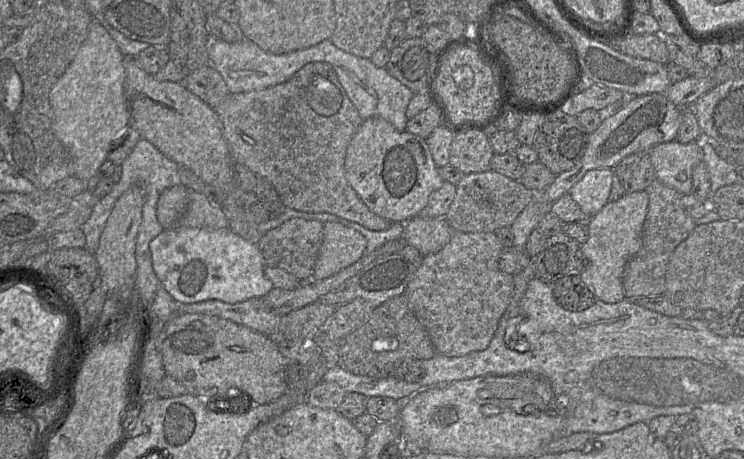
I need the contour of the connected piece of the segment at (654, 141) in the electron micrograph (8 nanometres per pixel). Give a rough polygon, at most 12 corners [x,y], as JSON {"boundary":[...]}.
{"boundary":[[665,93],[604,113],[572,169],[543,192],[553,203],[592,169],[676,140],[681,108]]}

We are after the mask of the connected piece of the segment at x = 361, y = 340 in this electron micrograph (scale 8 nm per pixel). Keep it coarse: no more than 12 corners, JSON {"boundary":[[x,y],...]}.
{"boundary":[[404,295],[339,341],[338,365],[420,379],[437,354]]}

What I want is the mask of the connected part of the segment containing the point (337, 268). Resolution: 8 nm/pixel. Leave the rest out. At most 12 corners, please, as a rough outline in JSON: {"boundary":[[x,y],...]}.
{"boundary":[[325,222],[312,274],[322,281],[366,253],[360,232]]}

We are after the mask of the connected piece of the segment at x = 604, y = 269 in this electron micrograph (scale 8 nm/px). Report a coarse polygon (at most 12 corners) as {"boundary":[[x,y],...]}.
{"boundary":[[625,193],[588,224],[581,280],[597,300],[625,299],[649,195]]}

